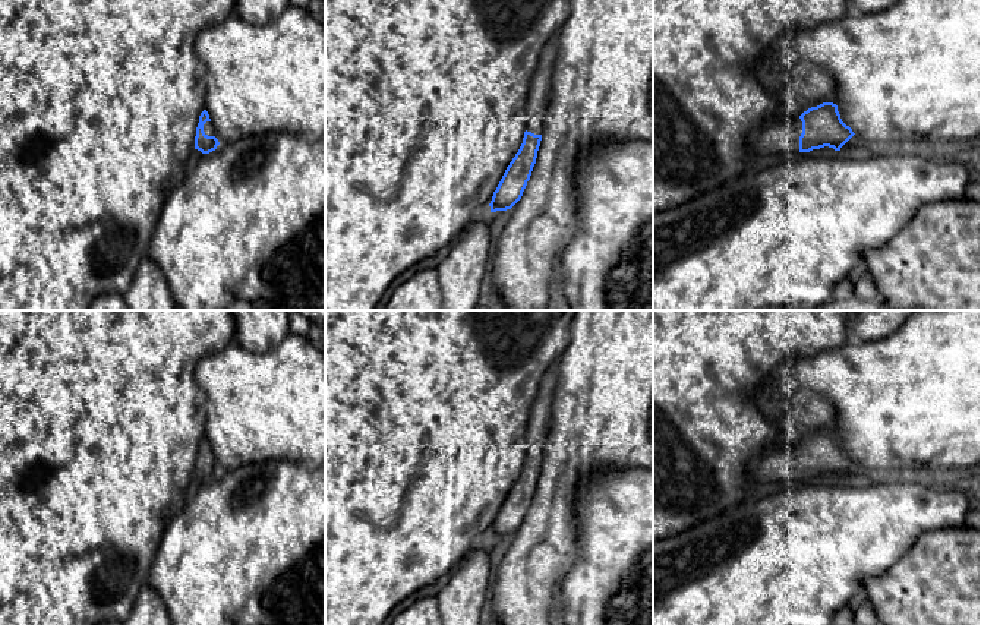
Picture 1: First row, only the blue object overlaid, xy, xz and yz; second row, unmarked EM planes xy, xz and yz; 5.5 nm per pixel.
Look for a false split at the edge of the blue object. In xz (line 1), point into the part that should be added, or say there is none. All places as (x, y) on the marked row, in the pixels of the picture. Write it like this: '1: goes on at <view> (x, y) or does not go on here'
1: goes on at xz (538, 97)

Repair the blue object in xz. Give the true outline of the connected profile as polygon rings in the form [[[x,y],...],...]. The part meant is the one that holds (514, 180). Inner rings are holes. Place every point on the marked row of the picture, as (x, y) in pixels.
[[[559,31],[542,50],[526,100],[526,132],[523,143],[507,167],[489,203],[490,212],[511,209],[523,196],[536,164],[542,141],[543,119],[549,107],[551,81],[558,54]]]

